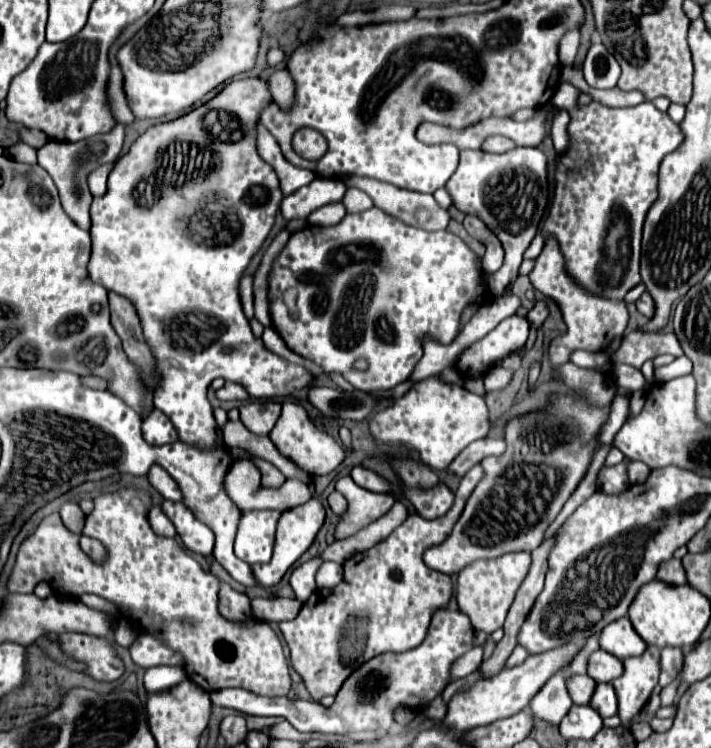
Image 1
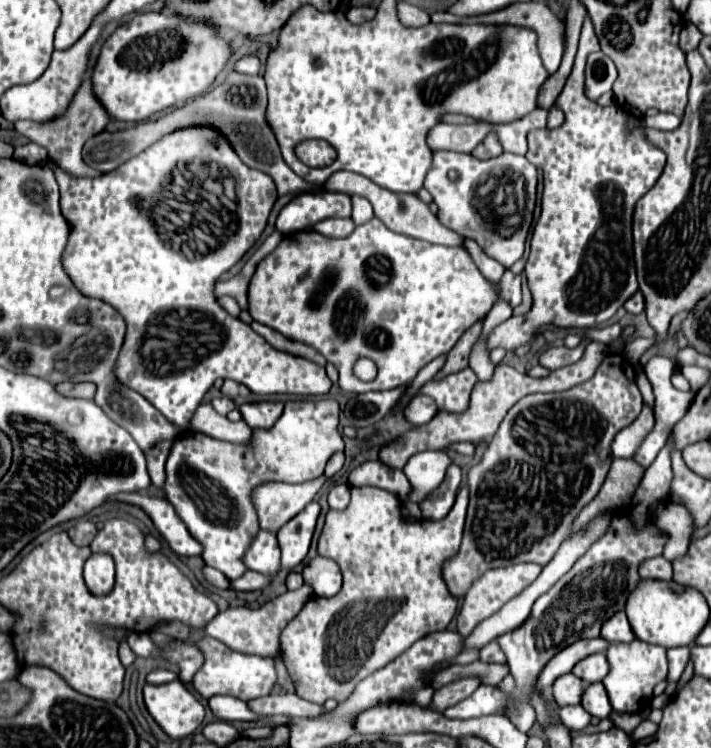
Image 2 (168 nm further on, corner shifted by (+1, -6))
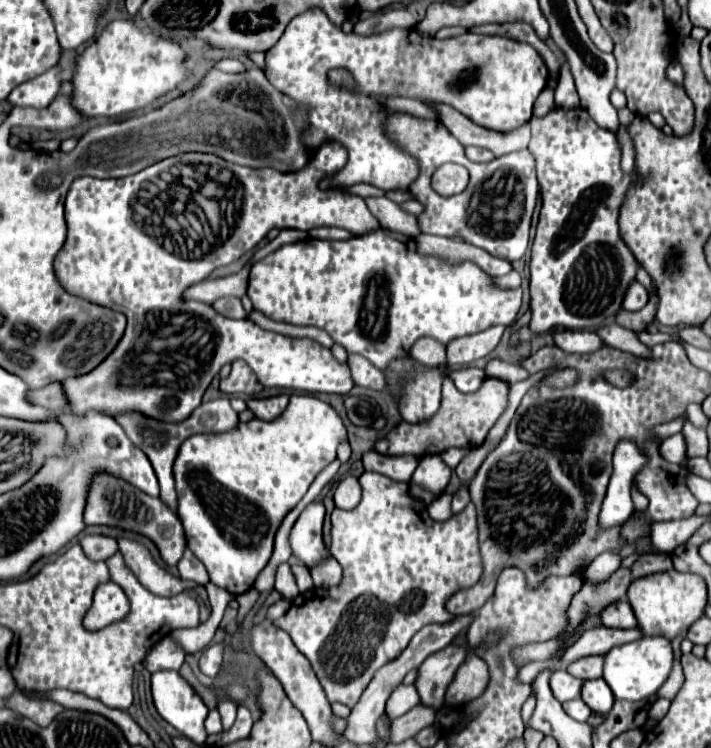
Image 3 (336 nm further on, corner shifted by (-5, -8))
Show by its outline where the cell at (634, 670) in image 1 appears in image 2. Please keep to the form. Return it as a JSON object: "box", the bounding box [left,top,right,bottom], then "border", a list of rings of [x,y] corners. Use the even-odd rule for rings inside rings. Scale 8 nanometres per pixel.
{"box":[602,640,668,714],"border":[[[642,640],[618,642],[618,644],[608,646],[606,658],[610,664],[610,672],[606,674],[602,684],[606,686],[612,708],[616,712],[628,712],[628,714],[642,712],[644,708],[648,708],[654,686],[668,674],[666,648],[656,646],[656,644],[646,644]]]}

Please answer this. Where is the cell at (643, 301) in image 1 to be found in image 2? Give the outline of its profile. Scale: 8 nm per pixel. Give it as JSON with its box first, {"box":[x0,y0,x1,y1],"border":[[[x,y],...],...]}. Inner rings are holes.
{"box":[624,292,644,314],"border":[[[636,292],[634,296],[630,296],[630,298],[626,300],[624,308],[626,308],[626,312],[630,312],[630,314],[640,314],[640,312],[644,310],[644,296],[642,296],[640,292]]]}

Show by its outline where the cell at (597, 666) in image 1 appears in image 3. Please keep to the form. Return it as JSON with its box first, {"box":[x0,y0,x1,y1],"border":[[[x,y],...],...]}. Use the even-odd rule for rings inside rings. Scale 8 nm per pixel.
{"box":[566,656,604,680],"border":[[[590,656],[590,658],[580,658],[580,662],[572,662],[566,670],[576,678],[594,680],[594,678],[602,678],[602,668],[604,668],[604,658]]]}

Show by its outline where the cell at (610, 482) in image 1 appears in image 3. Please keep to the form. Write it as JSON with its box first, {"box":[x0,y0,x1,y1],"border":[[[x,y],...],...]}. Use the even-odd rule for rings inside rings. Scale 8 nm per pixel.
{"box":[598,324,652,358],"border":[[[610,324],[610,326],[602,326],[598,330],[598,336],[612,348],[618,348],[618,350],[624,350],[624,352],[630,352],[630,354],[636,354],[640,358],[652,358],[652,352],[648,346],[644,346],[636,334],[632,330],[626,330],[618,324]]]}

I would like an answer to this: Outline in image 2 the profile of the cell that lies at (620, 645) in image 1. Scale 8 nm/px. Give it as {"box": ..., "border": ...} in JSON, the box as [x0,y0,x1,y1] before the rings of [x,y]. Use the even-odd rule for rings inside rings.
{"box":[602,612,634,644],"border":[[[616,612],[610,620],[606,620],[606,624],[602,624],[602,638],[610,640],[610,644],[634,640],[634,632],[624,612]]]}

